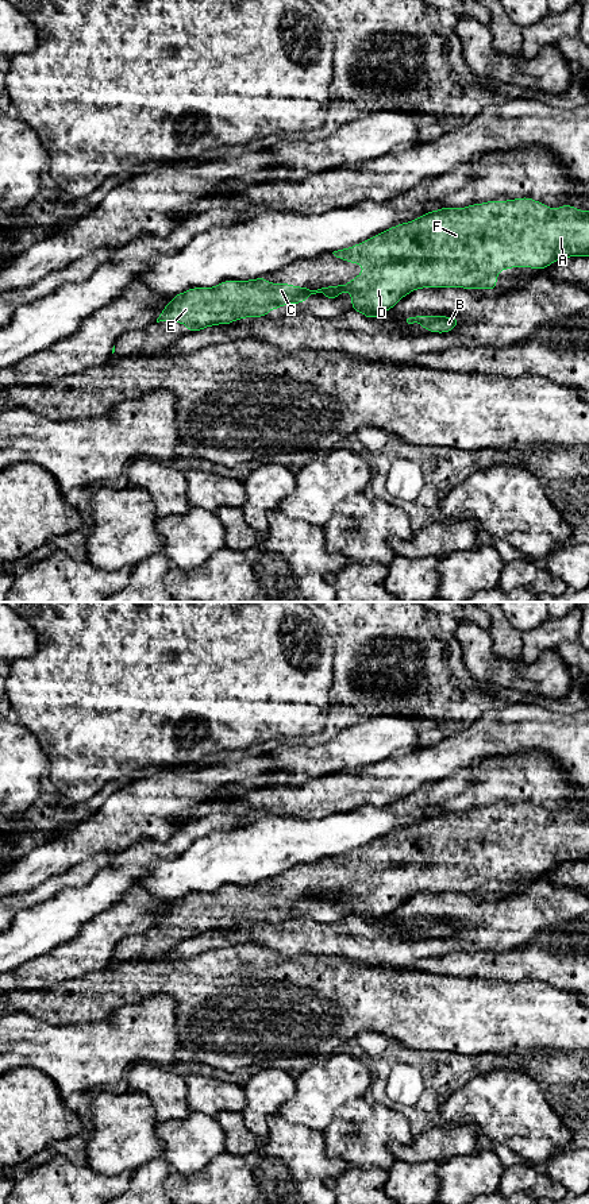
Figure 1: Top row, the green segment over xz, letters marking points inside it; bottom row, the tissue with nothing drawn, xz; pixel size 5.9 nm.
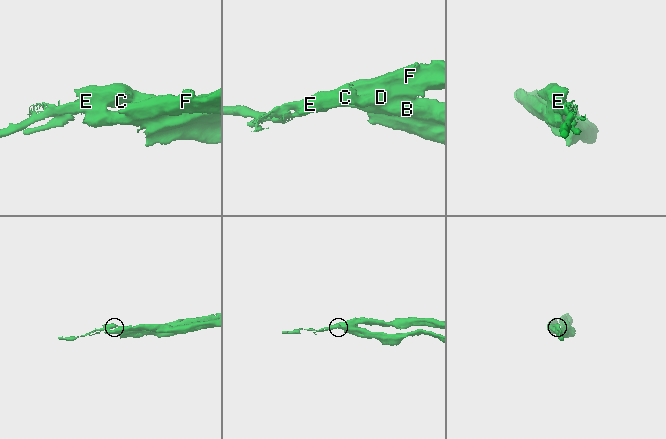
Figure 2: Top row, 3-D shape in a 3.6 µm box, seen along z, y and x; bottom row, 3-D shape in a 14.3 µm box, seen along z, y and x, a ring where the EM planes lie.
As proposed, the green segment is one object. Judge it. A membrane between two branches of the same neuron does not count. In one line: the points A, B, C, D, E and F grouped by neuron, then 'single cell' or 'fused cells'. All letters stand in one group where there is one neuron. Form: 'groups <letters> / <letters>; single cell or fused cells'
groups A C D E F / B; fused cells

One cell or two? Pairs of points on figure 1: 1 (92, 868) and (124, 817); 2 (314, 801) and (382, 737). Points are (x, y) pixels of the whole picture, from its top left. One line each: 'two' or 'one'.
1: two
2: two

